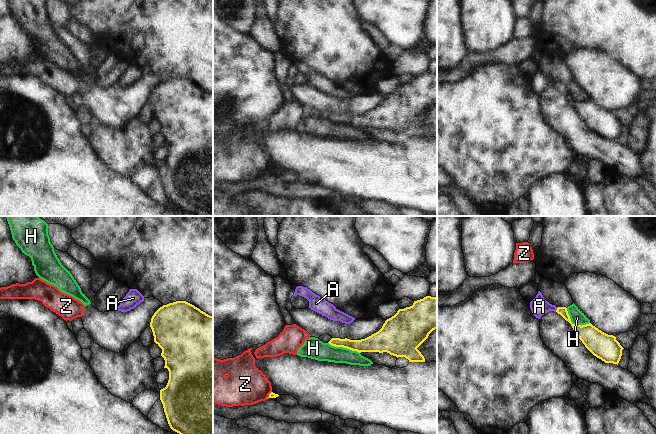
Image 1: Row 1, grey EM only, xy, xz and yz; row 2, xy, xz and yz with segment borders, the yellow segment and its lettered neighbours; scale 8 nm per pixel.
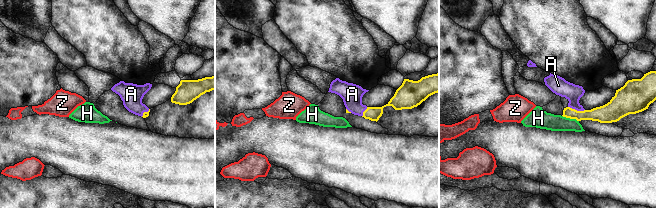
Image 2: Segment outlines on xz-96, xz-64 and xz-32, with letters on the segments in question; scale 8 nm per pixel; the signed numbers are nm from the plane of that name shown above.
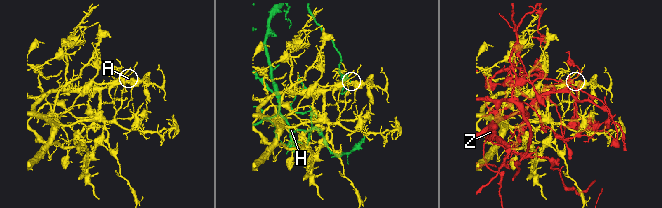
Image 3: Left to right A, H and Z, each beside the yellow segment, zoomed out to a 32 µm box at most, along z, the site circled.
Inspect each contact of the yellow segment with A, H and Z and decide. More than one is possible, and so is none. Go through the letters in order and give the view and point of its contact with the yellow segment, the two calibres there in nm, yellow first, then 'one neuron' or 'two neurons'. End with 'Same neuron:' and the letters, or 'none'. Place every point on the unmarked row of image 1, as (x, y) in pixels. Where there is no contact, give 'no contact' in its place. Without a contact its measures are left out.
A: meets yellow in yz at (557, 85); 80 nm thick on the yellow side, 150 nm on the other; one neuron
H: meets yellow in yz at (574, 100); 190 nm thick on the yellow side, 110 nm on the other; two neurons
Z: meets yellow in xz at (269, 171); 50 nm thick on the yellow side, 320 nm on the other; two neurons
Same neuron: A

